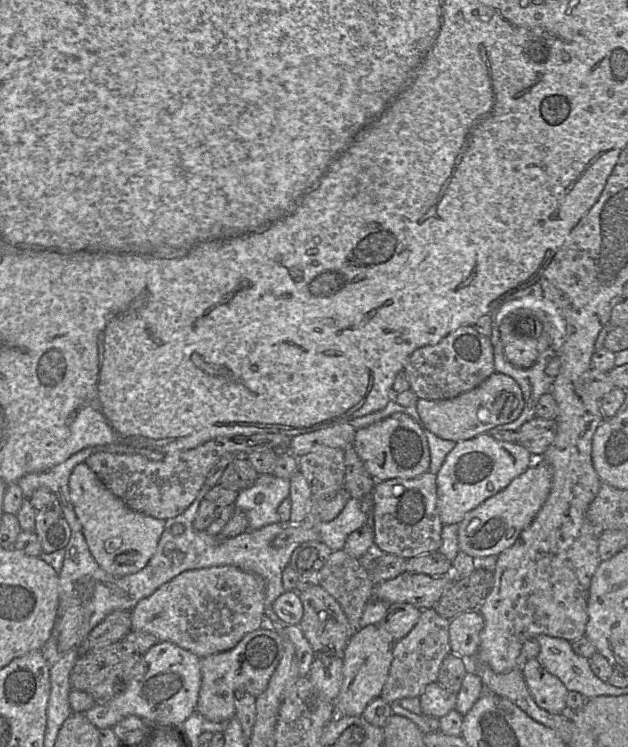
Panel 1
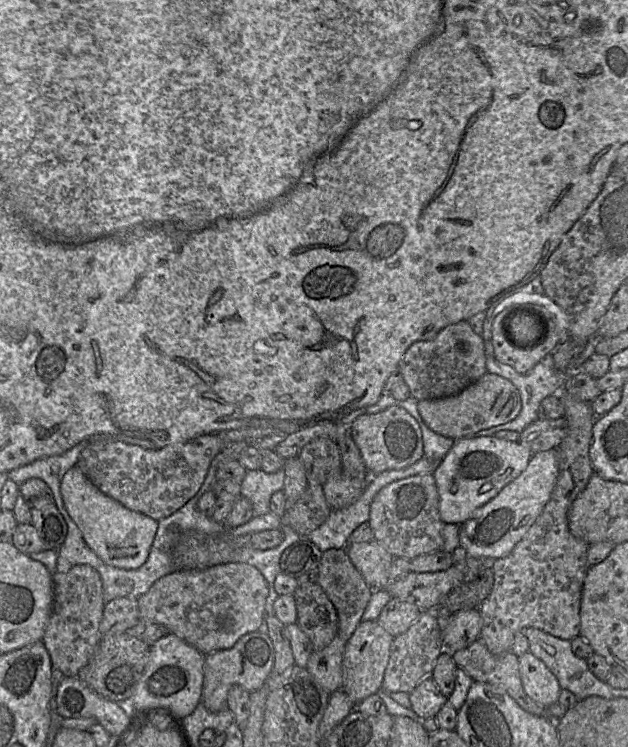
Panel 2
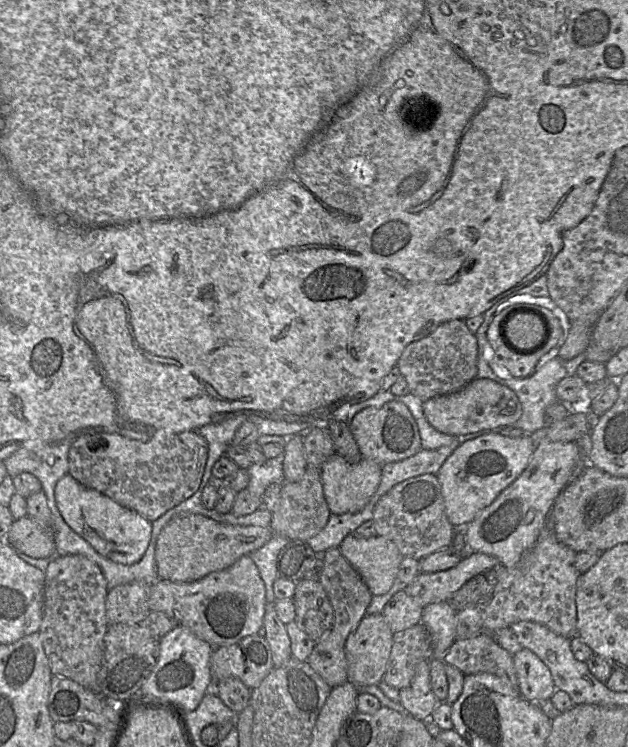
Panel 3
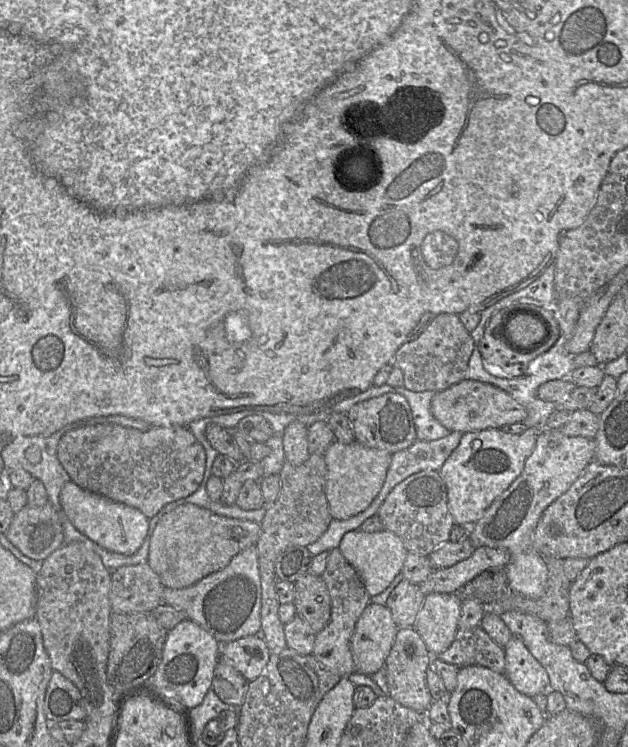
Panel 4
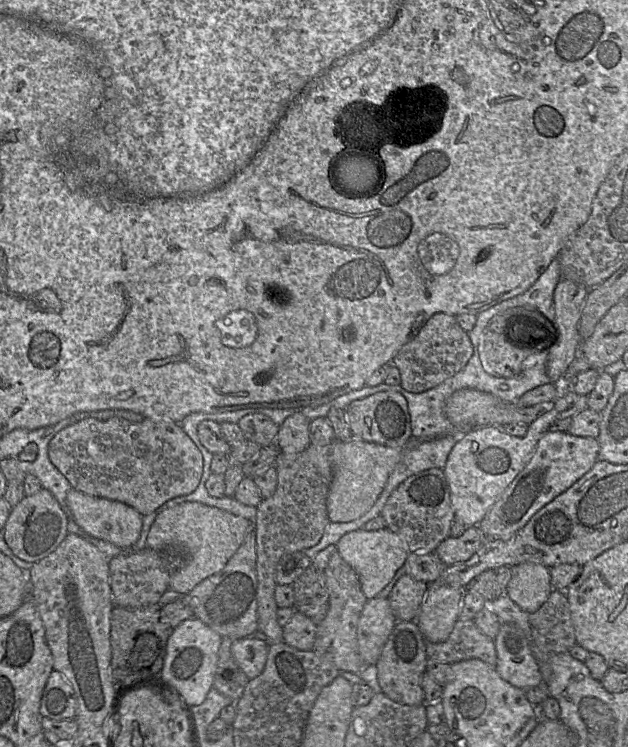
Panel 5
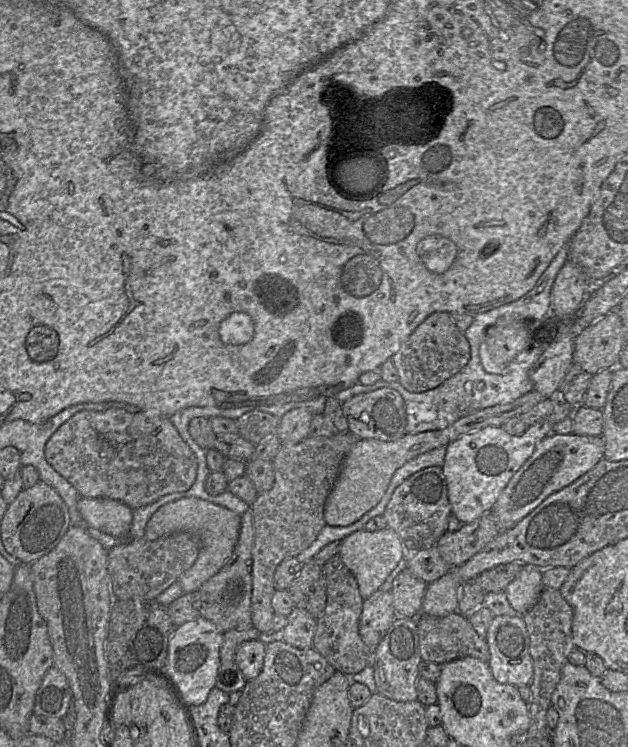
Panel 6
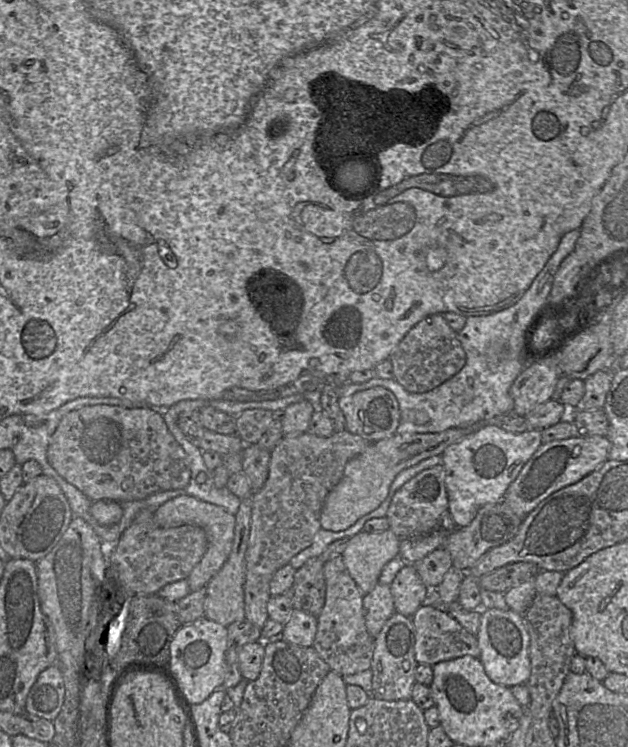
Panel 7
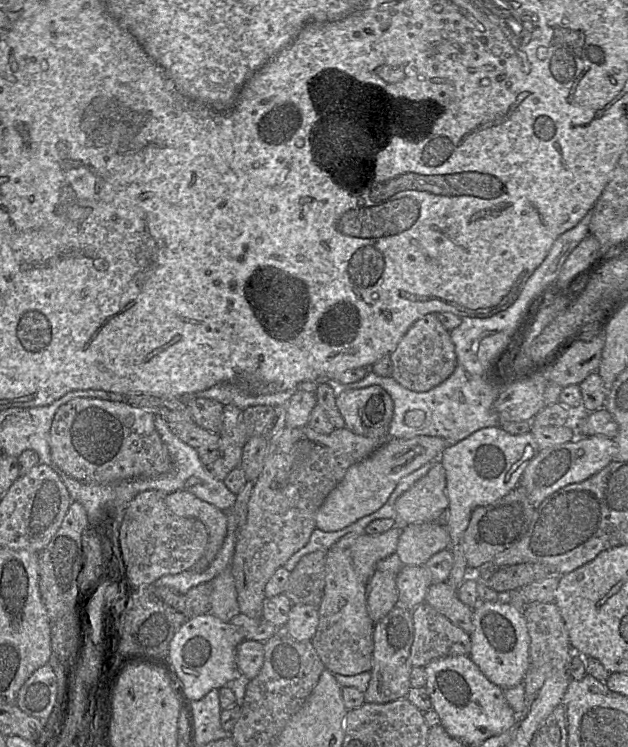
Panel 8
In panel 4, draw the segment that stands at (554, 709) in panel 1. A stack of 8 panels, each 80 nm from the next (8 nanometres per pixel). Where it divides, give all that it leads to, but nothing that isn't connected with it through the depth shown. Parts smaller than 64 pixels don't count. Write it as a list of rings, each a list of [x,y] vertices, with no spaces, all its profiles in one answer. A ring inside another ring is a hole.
[[[513,636],[504,647],[504,652],[504,674],[519,692],[529,697],[550,692],[547,671],[519,637]]]

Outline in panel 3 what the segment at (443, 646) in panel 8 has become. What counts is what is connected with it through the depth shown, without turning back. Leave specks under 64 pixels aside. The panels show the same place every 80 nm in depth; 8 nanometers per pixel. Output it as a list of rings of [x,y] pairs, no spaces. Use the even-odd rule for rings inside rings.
[[[482,631],[467,639],[456,639],[443,661],[458,668],[465,676],[491,673],[518,689],[513,655],[501,647],[493,634]]]

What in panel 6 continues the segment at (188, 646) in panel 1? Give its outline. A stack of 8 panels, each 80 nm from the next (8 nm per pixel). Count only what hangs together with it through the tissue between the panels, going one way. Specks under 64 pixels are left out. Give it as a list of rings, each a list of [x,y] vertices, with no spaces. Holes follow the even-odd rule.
[[[250,507],[241,515],[239,537],[232,556],[217,574],[198,589],[198,601],[194,602],[194,607],[201,617],[211,621],[222,633],[231,629],[246,630],[253,626],[251,619],[253,543],[253,515]]]

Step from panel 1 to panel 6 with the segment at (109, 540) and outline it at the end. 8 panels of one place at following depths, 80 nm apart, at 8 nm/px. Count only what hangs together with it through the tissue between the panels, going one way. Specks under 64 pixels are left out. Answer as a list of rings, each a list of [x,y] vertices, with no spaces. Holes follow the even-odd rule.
[[[80,497],[77,509],[89,526],[119,538],[128,534],[133,520],[133,509],[109,498]]]

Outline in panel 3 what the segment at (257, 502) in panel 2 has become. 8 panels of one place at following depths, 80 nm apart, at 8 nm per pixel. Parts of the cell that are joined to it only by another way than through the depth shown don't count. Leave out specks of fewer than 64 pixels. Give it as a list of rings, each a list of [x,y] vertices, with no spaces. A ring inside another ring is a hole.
[[[284,453],[267,459],[264,463],[253,463],[247,468],[249,484],[246,487],[253,495],[262,498],[266,488],[272,483],[284,481],[283,471]]]

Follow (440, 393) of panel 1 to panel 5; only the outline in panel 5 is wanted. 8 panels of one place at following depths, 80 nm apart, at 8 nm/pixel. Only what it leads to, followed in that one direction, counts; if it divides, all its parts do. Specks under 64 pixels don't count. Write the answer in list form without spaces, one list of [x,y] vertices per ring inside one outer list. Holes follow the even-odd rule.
[[[435,313],[410,342],[402,346],[392,359],[399,369],[400,386],[411,393],[421,393],[434,388],[452,377],[468,363],[473,346],[468,334],[451,314]]]

